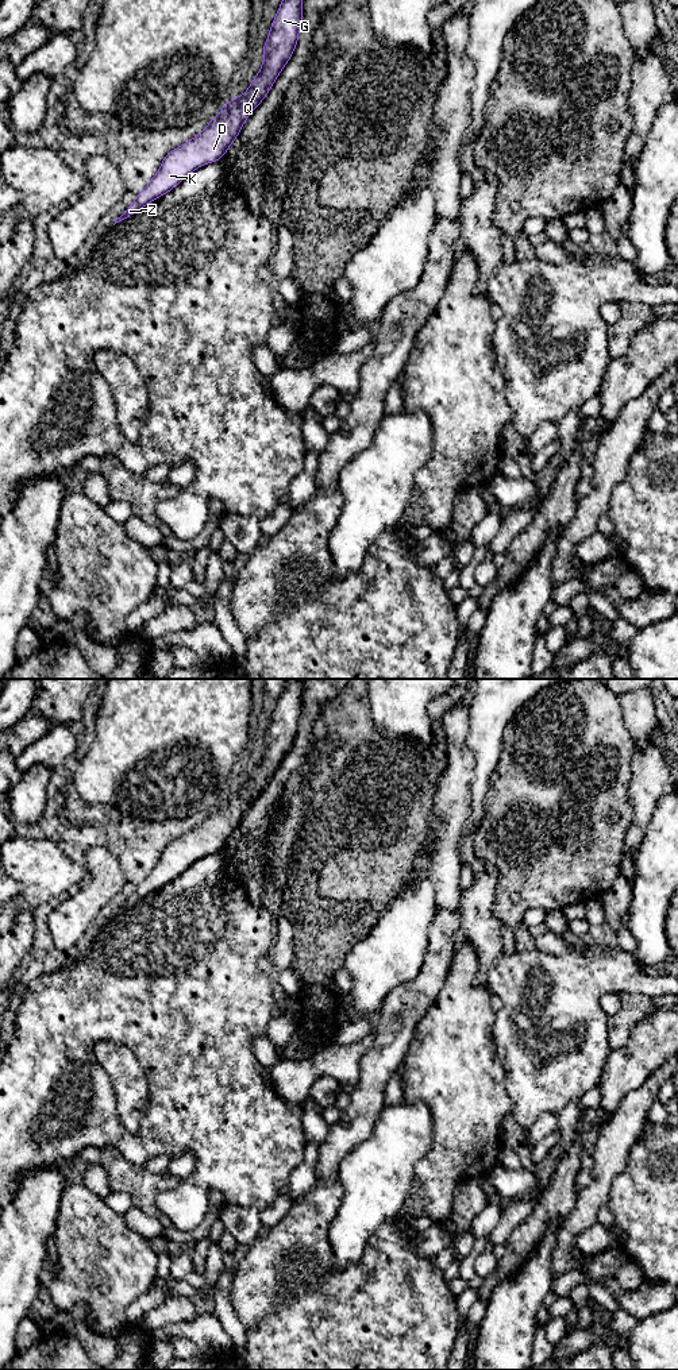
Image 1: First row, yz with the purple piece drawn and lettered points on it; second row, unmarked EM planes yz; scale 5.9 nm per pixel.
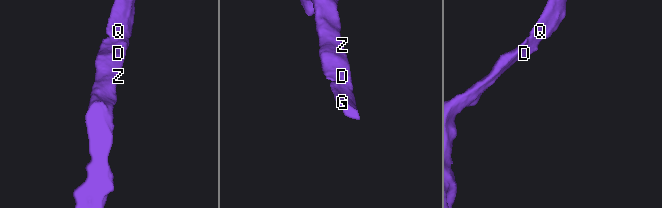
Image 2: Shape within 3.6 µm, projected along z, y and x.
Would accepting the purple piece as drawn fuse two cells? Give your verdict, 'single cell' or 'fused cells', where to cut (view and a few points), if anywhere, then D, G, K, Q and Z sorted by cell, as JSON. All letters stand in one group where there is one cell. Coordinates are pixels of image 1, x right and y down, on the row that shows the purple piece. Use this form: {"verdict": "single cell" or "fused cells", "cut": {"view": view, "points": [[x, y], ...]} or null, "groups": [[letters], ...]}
{"verdict": "single cell", "cut": null, "groups": [["D", "G", "K", "Q", "Z"]]}

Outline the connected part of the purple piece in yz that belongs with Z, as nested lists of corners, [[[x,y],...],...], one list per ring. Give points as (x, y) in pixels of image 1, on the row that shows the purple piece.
[[[282,0],[263,47],[263,62],[247,92],[227,101],[219,115],[209,120],[205,130],[172,150],[159,170],[138,194],[115,224],[139,212],[149,202],[174,189],[196,169],[221,159],[235,142],[249,115],[267,96],[284,66],[289,62],[303,20],[303,0]]]

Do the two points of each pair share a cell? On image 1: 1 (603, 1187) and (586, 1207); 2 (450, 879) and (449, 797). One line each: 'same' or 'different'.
1: same
2: same

